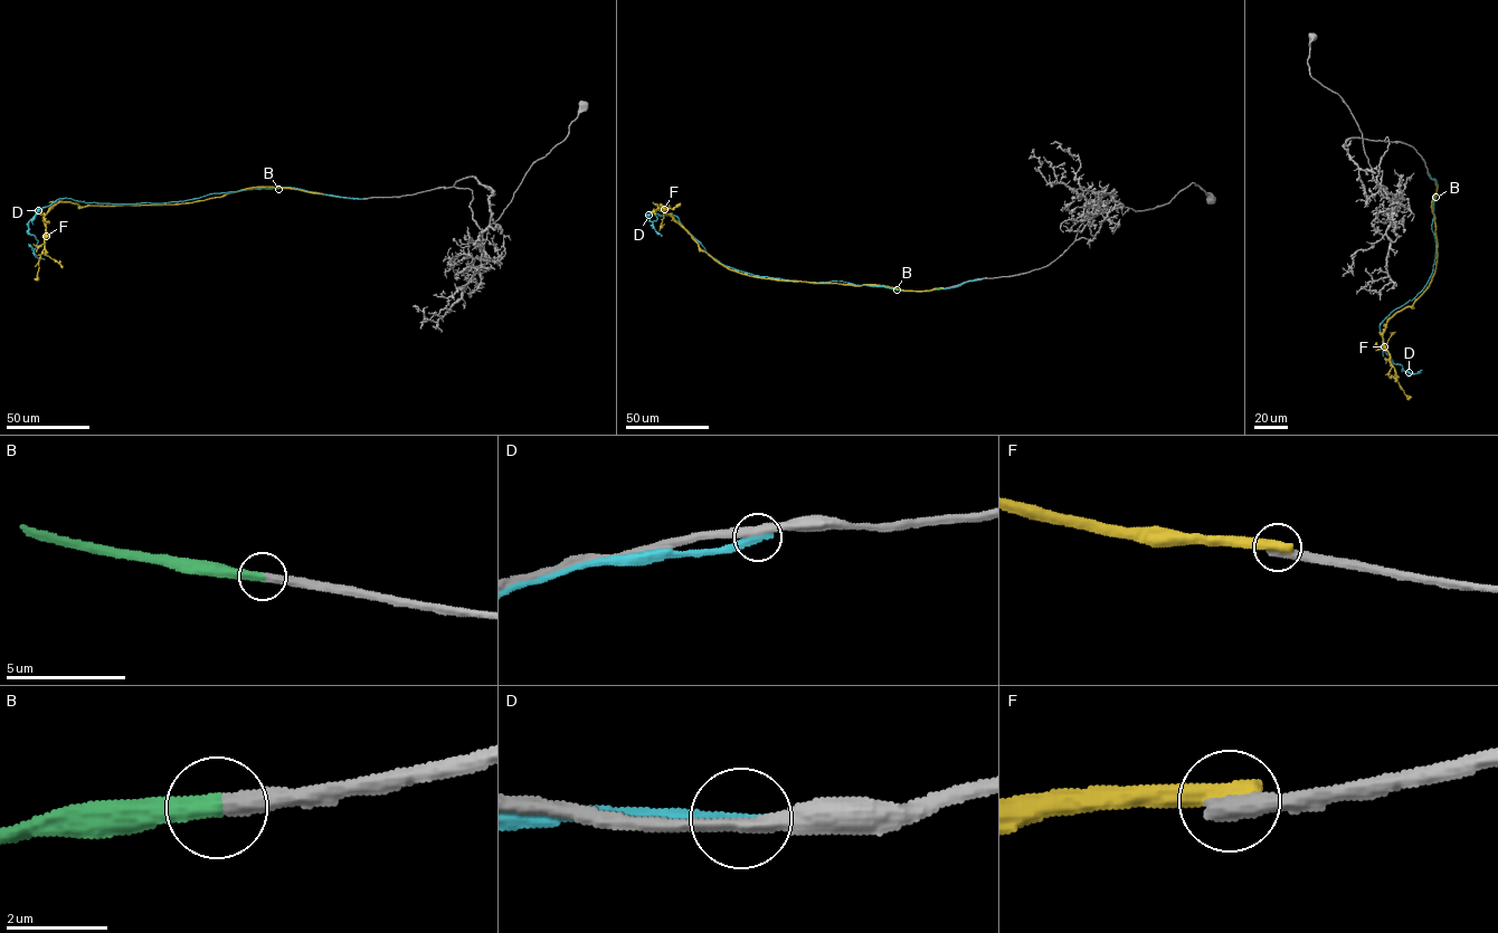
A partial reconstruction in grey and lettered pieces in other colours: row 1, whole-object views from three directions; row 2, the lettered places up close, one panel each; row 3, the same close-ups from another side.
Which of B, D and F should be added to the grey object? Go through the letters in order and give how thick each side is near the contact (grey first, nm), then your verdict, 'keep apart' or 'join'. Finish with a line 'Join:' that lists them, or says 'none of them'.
B: 360/400 nm | join
D: 300/320 nm | keep apart
F: 440/500 nm | keep apart
Join: B

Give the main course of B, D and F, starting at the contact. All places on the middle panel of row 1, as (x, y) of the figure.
B: (941, 288), (901, 291), (875, 286)
D: (982, 279), (903, 291), (786, 281), (722, 265), (674, 216), (652, 211), (662, 236)
F: (942, 288), (900, 289), (875, 285), (750, 276), (714, 260), (664, 210), (656, 209), (655, 215)

